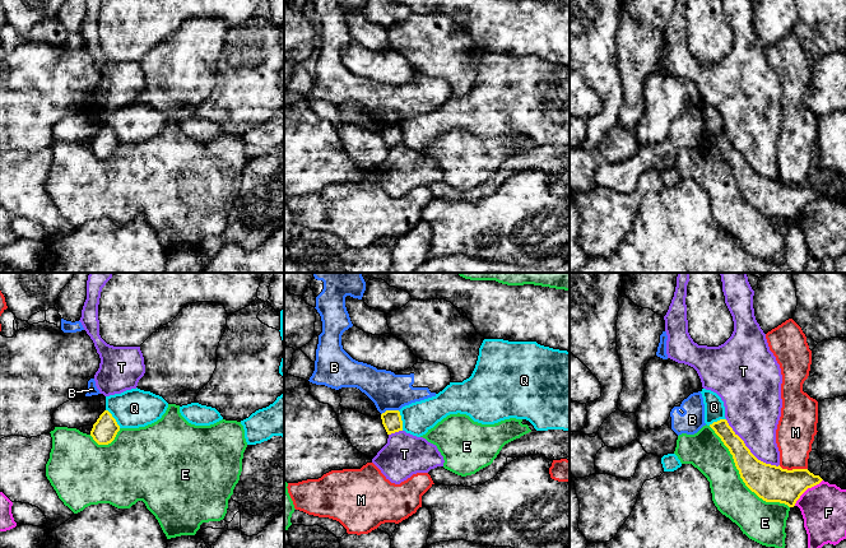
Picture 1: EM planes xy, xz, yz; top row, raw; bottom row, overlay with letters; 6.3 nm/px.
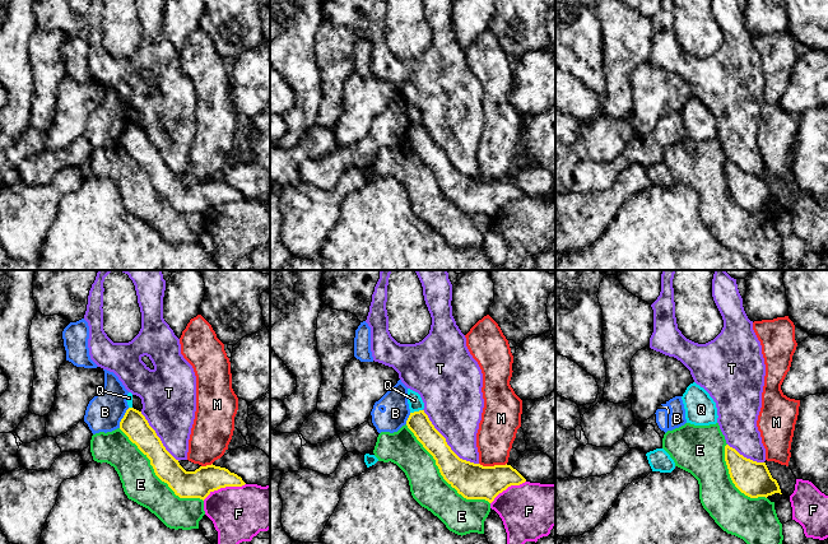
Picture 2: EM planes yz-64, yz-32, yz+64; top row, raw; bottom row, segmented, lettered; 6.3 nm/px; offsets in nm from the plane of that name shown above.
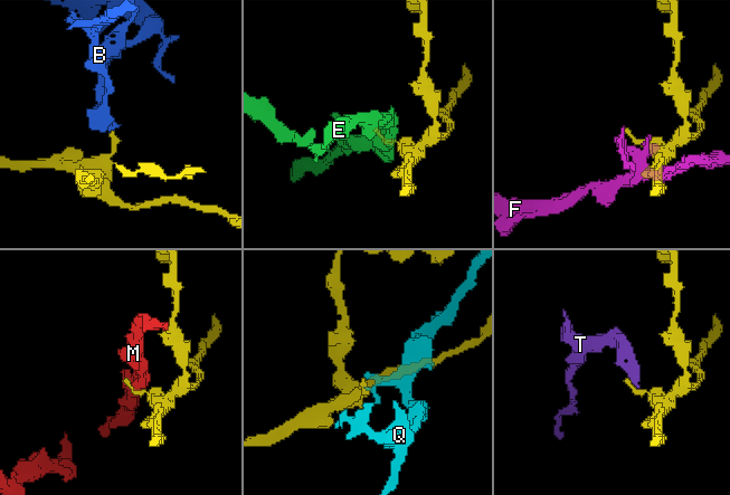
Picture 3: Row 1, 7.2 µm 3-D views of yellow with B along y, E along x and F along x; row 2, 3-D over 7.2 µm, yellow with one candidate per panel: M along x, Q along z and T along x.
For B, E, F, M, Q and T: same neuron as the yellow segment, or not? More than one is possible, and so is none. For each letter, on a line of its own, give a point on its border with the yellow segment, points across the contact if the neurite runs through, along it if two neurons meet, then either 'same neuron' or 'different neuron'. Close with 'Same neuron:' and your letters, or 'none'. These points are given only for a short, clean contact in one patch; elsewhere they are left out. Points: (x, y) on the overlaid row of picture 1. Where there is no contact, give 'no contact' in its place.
B: meets yellow in xz at (389, 410); border along xz (398, 409), (386, 409), (381, 414); different neuron
E: meets yellow in yz at (740, 477); different neuron
F: meets yellow in yz at (807, 488); different neuron
M: meets yellow in yz at (793, 469); border along yz (779, 465), (786, 469), (807, 469); different neuron
Q: meets yellow in xz at (401, 421); border along xz (398, 410), (403, 430); different neuron
T: meets yellow in yz at (749, 450); border along yz (725, 419), (758, 459), (779, 465); different neuron
Same neuron: none

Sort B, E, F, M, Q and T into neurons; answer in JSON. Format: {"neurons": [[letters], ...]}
{"neurons": [["B"], ["E"], ["F"], ["M"], ["Q"], ["T"]]}

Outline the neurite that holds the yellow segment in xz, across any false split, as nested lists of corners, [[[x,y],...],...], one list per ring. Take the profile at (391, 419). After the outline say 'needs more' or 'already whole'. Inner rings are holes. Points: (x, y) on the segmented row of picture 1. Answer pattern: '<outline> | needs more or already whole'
[[[386,410],[381,414],[381,419],[387,435],[403,431],[403,421],[399,410]]] | already whole

